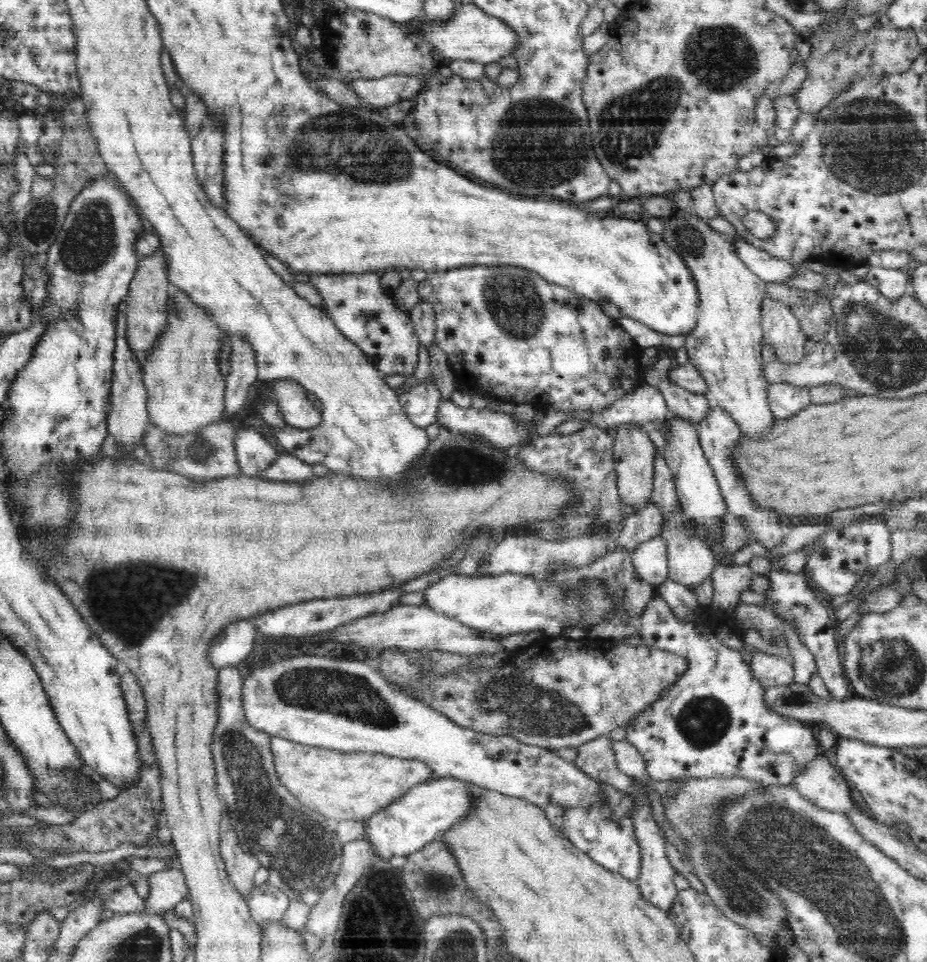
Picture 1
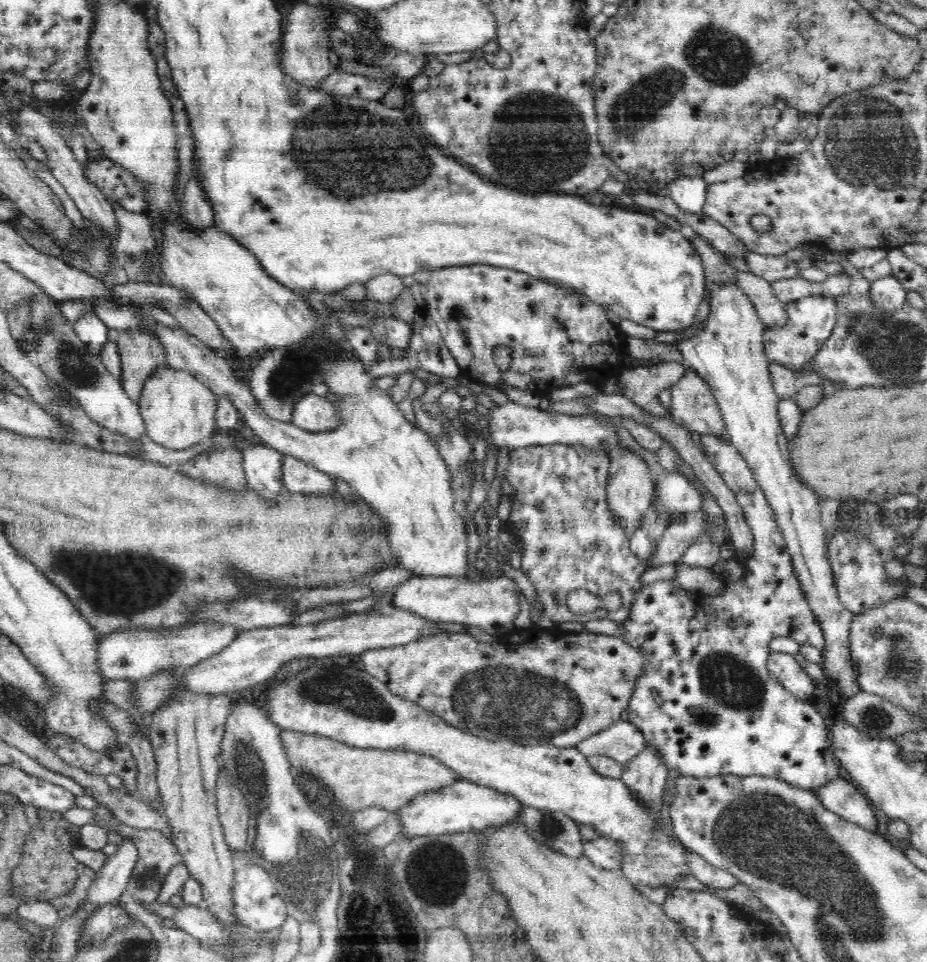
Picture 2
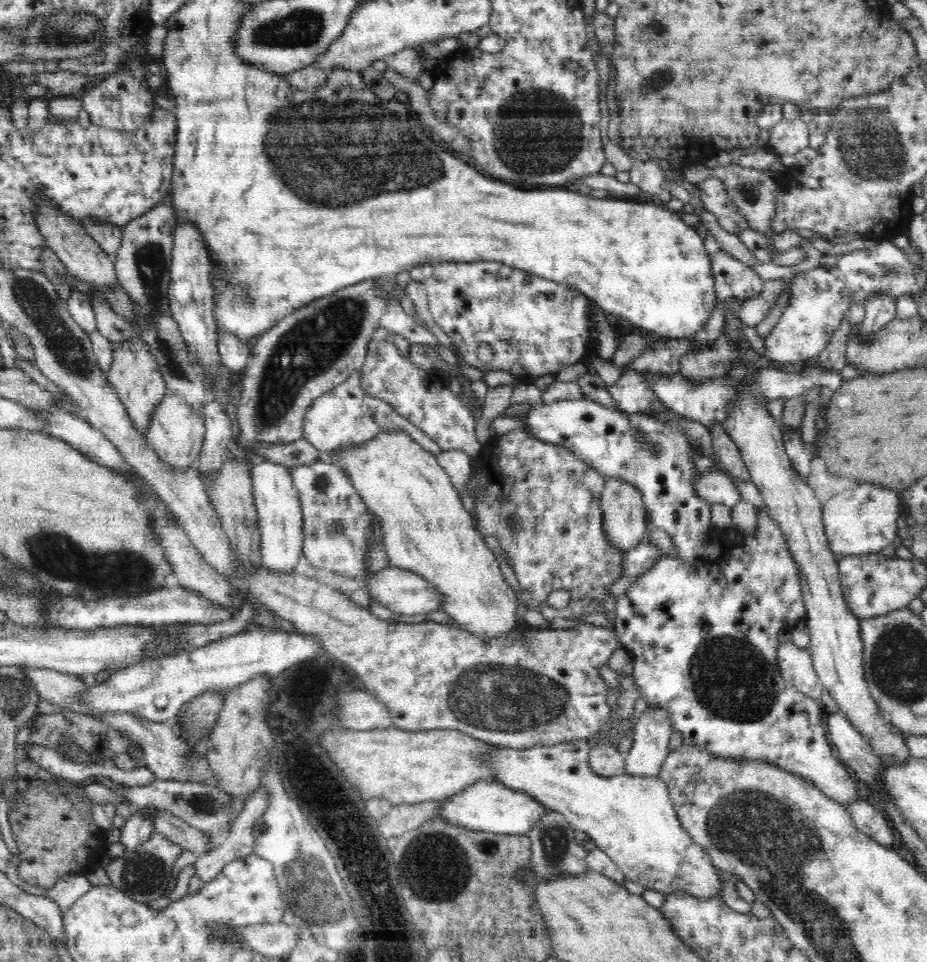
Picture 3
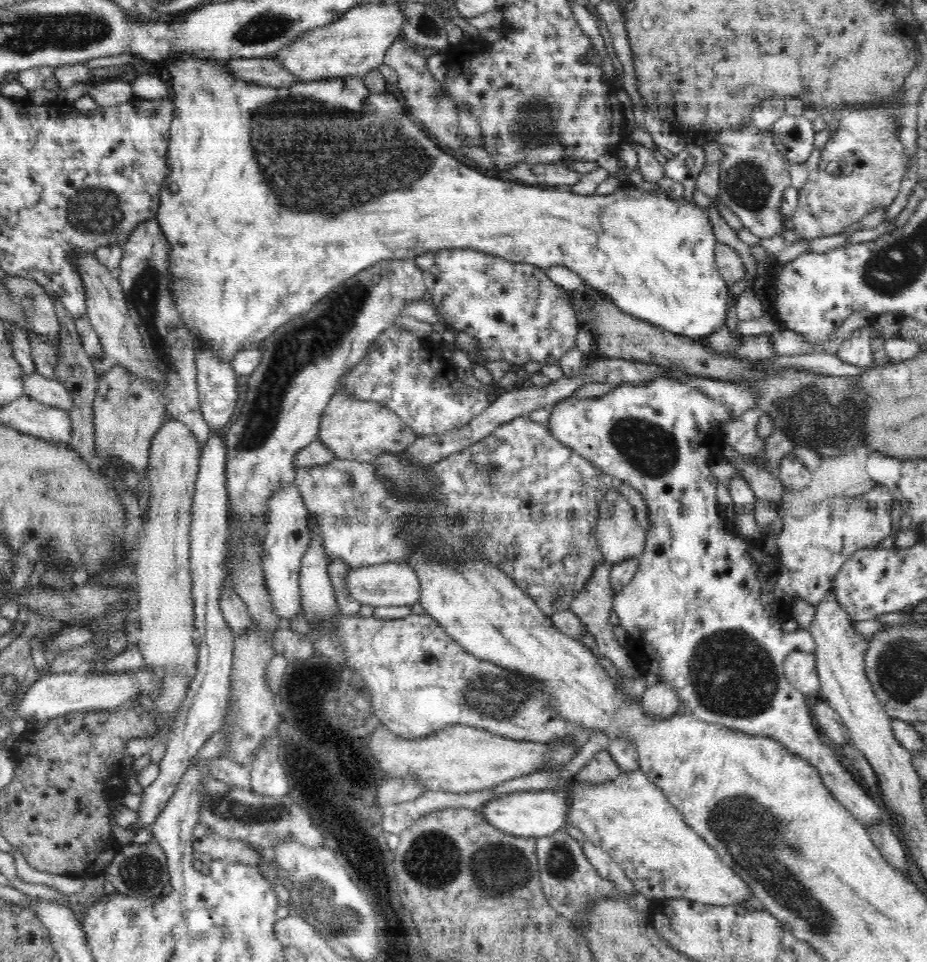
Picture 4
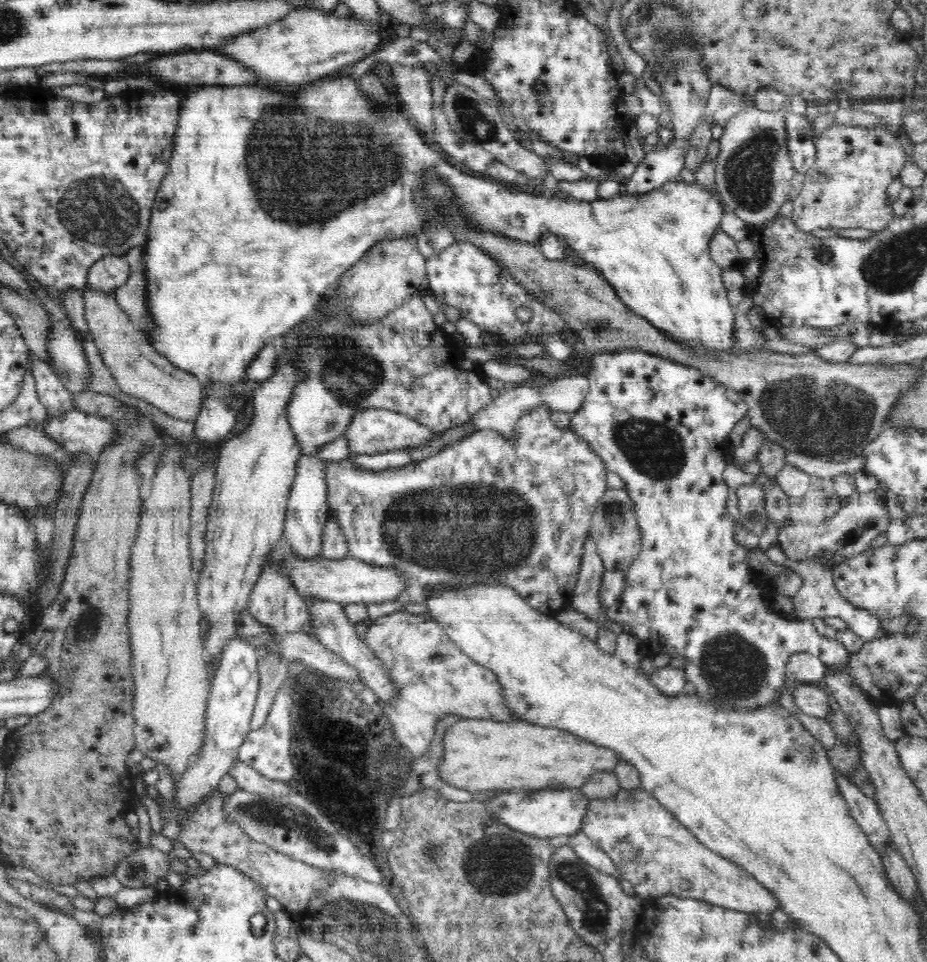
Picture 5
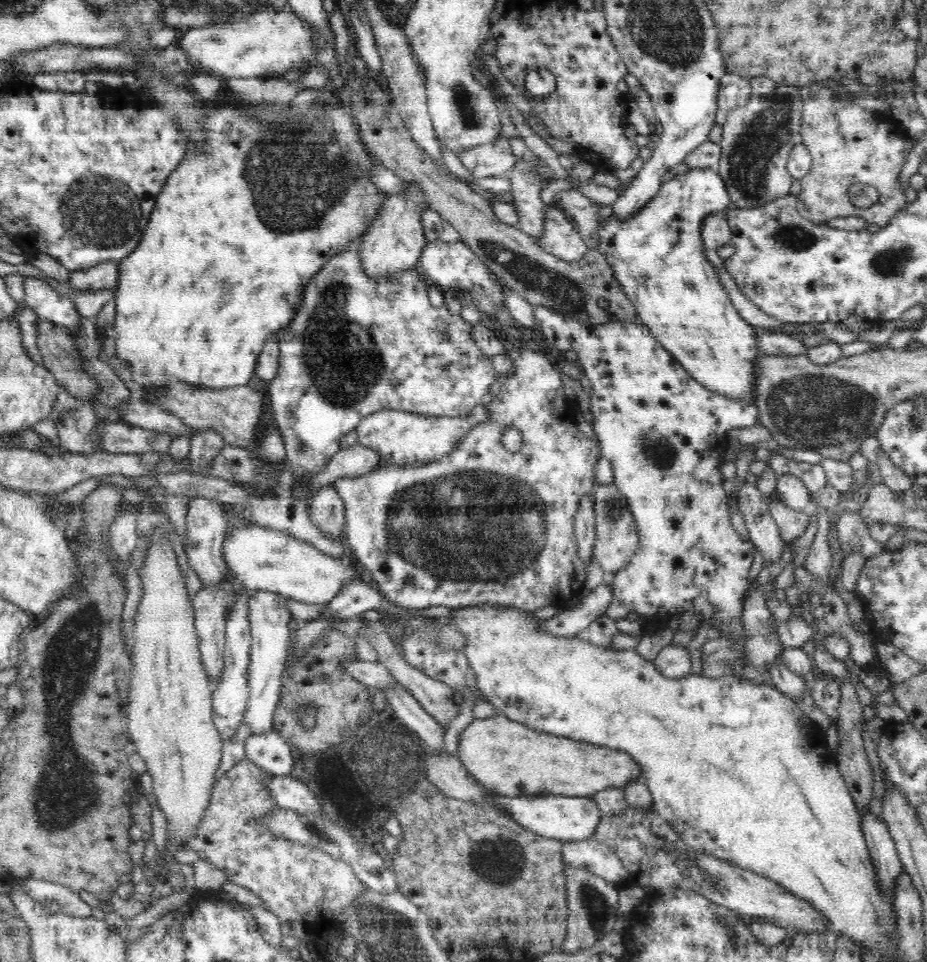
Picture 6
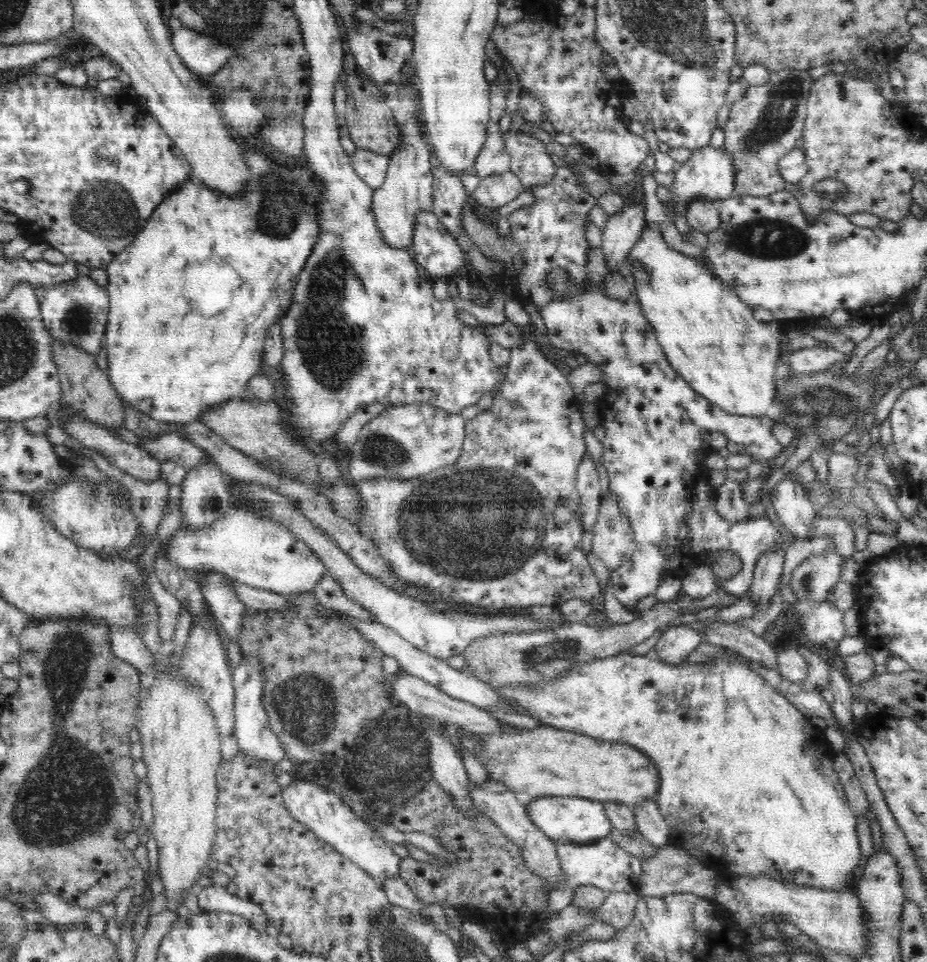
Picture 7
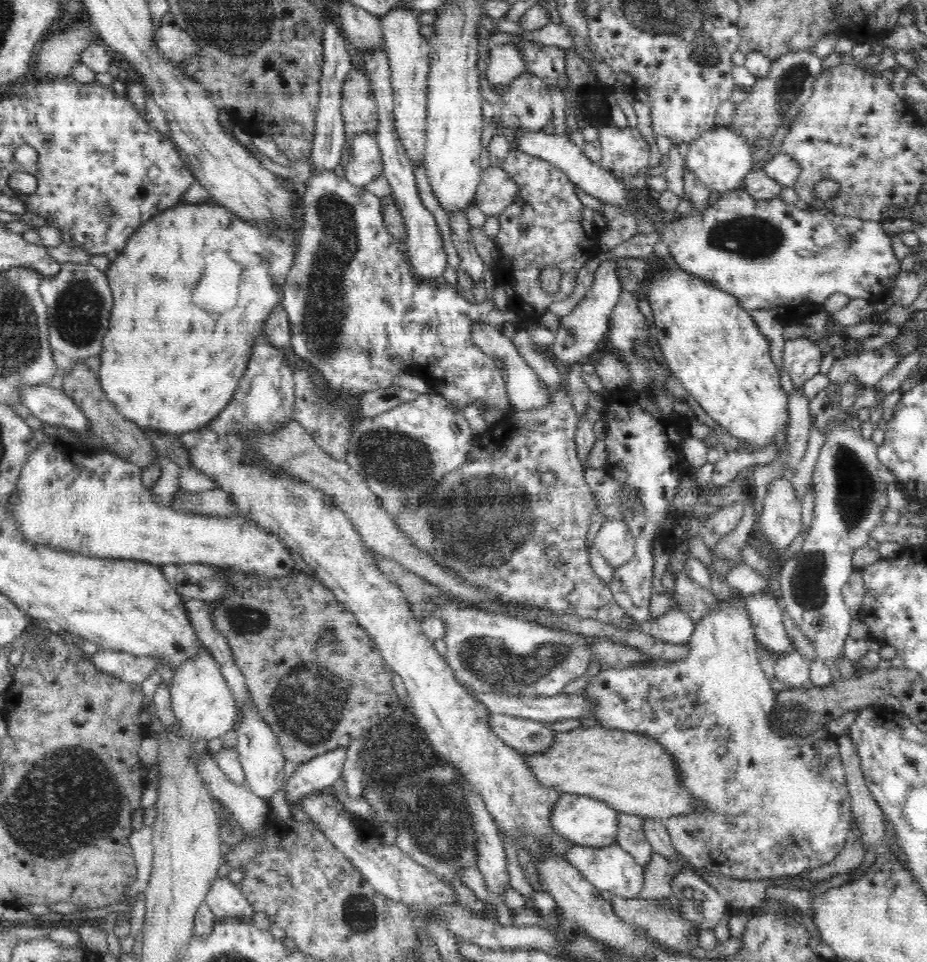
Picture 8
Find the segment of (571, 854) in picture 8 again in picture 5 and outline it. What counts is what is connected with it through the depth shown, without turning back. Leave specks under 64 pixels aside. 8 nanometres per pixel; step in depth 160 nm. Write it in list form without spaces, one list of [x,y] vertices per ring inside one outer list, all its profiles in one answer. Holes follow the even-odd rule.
[[[578,832],[576,835],[570,836],[567,845],[583,862],[594,866],[597,870],[614,877],[616,880],[620,880],[622,877],[612,858],[584,833]]]

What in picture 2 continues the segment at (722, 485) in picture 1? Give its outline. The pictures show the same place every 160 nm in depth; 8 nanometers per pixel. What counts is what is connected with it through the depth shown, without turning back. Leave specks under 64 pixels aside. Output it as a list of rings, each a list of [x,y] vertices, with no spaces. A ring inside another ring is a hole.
[[[702,434],[702,447],[706,451],[708,460],[714,465],[714,469],[720,474],[720,477],[726,482],[726,485],[732,492],[736,493],[738,504],[742,508],[742,513],[746,517],[746,522],[753,534],[753,551],[749,557],[743,558],[745,560],[746,573],[744,576],[736,581],[728,581],[725,584],[724,591],[720,594],[706,595],[702,600],[696,600],[700,596],[699,593],[692,593],[679,586],[676,580],[661,580],[653,582],[652,584],[645,584],[634,597],[632,601],[632,608],[630,608],[630,616],[628,621],[622,622],[622,639],[630,646],[644,652],[645,663],[644,672],[636,678],[636,688],[632,691],[631,699],[628,706],[628,720],[640,729],[644,735],[648,747],[656,749],[658,755],[662,755],[662,761],[666,763],[668,770],[676,768],[682,775],[692,775],[697,779],[704,777],[711,777],[721,774],[740,775],[740,776],[764,776],[770,778],[780,778],[788,784],[800,787],[801,789],[808,789],[809,791],[818,790],[822,786],[826,786],[828,782],[836,780],[838,776],[843,776],[842,768],[835,760],[830,744],[830,731],[827,730],[824,722],[824,715],[813,700],[803,701],[796,695],[786,690],[780,682],[770,675],[768,671],[768,658],[770,658],[769,644],[773,638],[776,637],[790,637],[794,639],[798,645],[811,645],[816,647],[821,652],[824,652],[824,633],[820,623],[816,621],[814,613],[810,611],[808,601],[804,598],[802,589],[799,585],[799,580],[795,575],[793,569],[792,559],[790,553],[787,552],[784,535],[780,527],[776,524],[772,507],[768,504],[763,490],[755,481],[752,471],[748,466],[745,458],[734,448],[731,440],[724,442],[721,438],[713,434]]]

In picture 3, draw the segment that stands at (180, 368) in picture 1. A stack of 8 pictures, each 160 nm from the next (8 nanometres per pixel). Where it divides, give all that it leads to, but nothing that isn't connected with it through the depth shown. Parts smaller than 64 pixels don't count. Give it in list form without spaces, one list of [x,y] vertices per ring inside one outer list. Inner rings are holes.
[[[167,392],[150,419],[147,441],[157,458],[173,468],[190,468],[197,462],[205,437],[205,421],[201,411],[190,409],[181,396]]]

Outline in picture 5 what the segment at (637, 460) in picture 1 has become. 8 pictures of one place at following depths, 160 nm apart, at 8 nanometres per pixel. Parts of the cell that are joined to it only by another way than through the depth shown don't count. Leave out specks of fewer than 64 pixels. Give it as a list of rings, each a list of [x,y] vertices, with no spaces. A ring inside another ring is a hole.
[[[608,488],[602,495],[595,506],[589,534],[596,543],[597,555],[603,560],[606,571],[626,571],[629,566],[632,566],[641,549],[641,534],[634,510],[634,502],[625,488]]]

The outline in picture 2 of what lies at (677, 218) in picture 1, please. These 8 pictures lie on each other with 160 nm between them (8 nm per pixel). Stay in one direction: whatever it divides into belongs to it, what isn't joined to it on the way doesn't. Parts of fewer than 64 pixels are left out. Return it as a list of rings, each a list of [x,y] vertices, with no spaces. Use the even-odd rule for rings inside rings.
[[[683,226],[680,232],[692,241],[696,253],[703,260],[704,286],[711,292],[704,330],[692,340],[675,342],[678,352],[683,356],[680,363],[687,369],[694,369],[712,389],[734,448],[745,458],[755,481],[772,507],[804,598],[824,633],[824,652],[821,652],[824,676],[832,684],[835,693],[840,692],[845,698],[852,698],[861,691],[850,659],[849,635],[855,615],[838,598],[818,496],[798,480],[790,464],[788,438],[783,433],[777,411],[780,401],[773,387],[770,361],[764,352],[763,334],[767,328],[760,320],[752,301],[736,286],[738,270],[732,268],[727,258],[702,239],[694,229]]]

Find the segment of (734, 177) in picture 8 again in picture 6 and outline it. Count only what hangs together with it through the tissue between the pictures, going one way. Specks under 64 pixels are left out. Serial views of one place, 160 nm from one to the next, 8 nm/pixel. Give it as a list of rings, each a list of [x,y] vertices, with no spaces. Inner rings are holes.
[[[704,168],[704,170],[690,169],[685,174],[680,176],[675,175],[672,180],[665,182],[661,186],[661,190],[652,198],[652,201],[640,213],[621,220],[614,214],[610,218],[600,218],[598,222],[598,250],[606,257],[614,272],[616,281],[622,285],[624,293],[628,295],[628,299],[632,301],[636,309],[637,318],[639,322],[649,328],[652,336],[682,365],[682,368],[696,381],[698,384],[704,386],[708,390],[721,394],[722,396],[729,396],[732,400],[743,400],[744,402],[752,403],[754,400],[754,380],[756,380],[756,358],[762,355],[758,350],[758,333],[752,324],[742,319],[738,310],[732,305],[728,292],[720,283],[716,268],[711,264],[706,255],[704,255],[704,246],[701,235],[701,228],[704,219],[712,214],[720,214],[730,206],[731,201],[724,186],[724,180],[717,174],[716,170],[712,168]]]

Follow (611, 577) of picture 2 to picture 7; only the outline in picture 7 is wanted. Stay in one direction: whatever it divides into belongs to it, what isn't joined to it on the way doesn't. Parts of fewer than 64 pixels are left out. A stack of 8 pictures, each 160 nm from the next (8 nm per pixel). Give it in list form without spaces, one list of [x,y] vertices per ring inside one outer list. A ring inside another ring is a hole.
[[[532,342],[523,344],[510,349],[510,360],[504,369],[503,381],[500,384],[500,390],[494,395],[493,404],[488,411],[480,412],[475,418],[466,422],[466,436],[463,447],[455,464],[441,467],[433,470],[431,473],[412,478],[411,480],[386,480],[385,478],[374,478],[374,480],[362,480],[355,482],[358,487],[358,497],[362,501],[362,520],[358,524],[358,530],[372,540],[374,547],[380,551],[380,555],[386,559],[390,565],[392,573],[406,581],[406,583],[420,585],[428,589],[428,594],[422,598],[422,602],[432,606],[436,601],[444,599],[454,599],[460,603],[470,602],[488,610],[501,610],[507,607],[528,608],[530,606],[552,606],[559,607],[567,600],[588,600],[592,605],[592,611],[600,617],[605,614],[604,596],[602,596],[602,587],[600,581],[595,576],[593,568],[589,565],[587,556],[582,553],[582,523],[576,520],[578,504],[580,504],[580,495],[577,488],[577,468],[586,454],[584,437],[582,437],[585,422],[581,416],[581,410],[576,403],[574,391],[568,383],[568,377],[554,365],[550,359],[547,359],[538,352],[538,348]],[[558,504],[567,506],[573,512],[573,520],[563,525],[554,522],[553,512]]]

